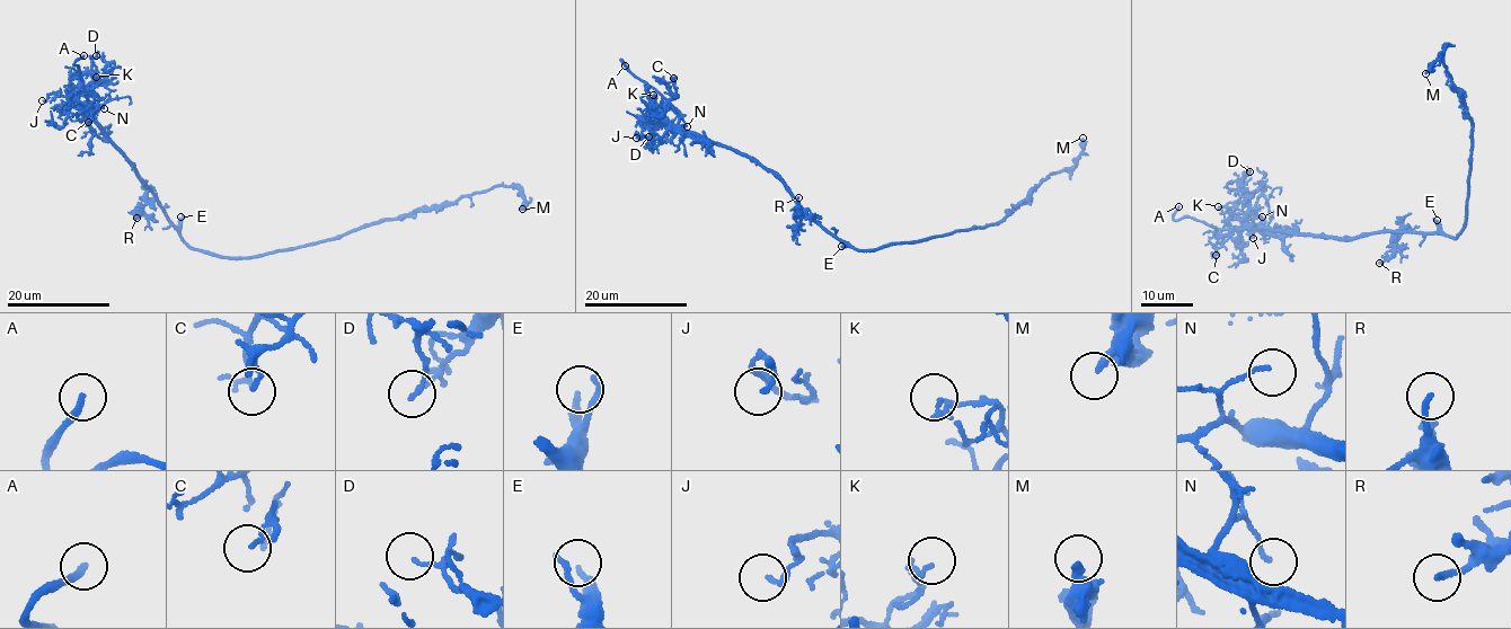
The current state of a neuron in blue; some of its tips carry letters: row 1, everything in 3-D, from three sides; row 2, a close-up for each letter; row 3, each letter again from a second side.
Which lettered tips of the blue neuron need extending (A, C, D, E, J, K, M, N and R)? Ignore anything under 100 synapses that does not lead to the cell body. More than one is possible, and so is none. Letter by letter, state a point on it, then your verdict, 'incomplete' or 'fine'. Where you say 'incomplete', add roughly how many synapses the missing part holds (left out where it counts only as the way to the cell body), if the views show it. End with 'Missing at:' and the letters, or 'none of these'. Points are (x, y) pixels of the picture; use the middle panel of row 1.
A: place (625, 65); incomplete
C: place (673, 78); fine
D: place (648, 136); fine
E: place (841, 246); fine
J: place (636, 138); fine
K: place (653, 95); fine
M: place (1083, 138); fine
N: place (687, 126); fine
R: place (798, 197); fine
Missing at: A

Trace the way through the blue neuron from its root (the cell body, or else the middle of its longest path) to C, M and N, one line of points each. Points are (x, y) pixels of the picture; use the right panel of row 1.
C: (1458, 235), (1454, 239), (1438, 233), (1384, 232), (1341, 240), (1254, 224), (1231, 229), (1216, 255)
M: (1458, 235), (1467, 221), (1473, 130), (1445, 64), (1447, 47), (1425, 73)
N: (1458, 235), (1454, 239), (1438, 233), (1384, 232), (1341, 240), (1262, 228), (1253, 221), (1262, 216)

